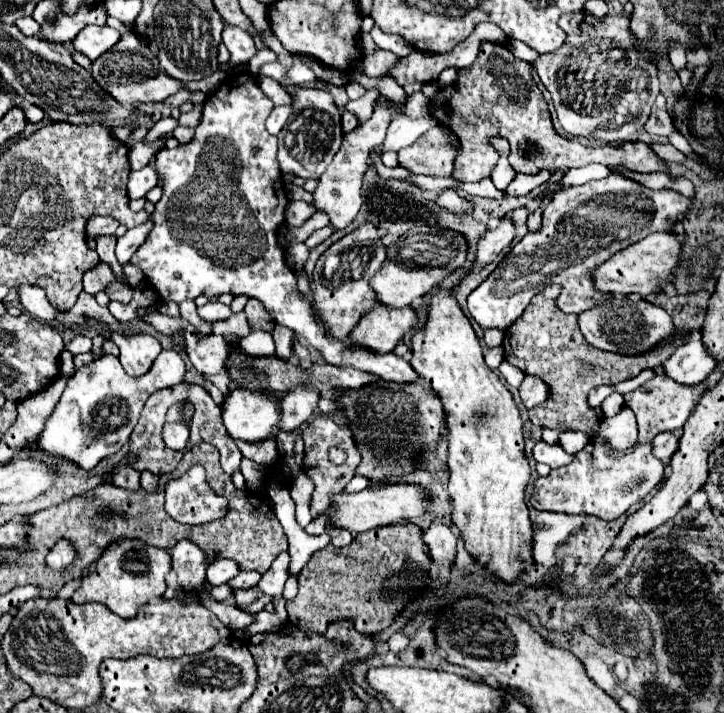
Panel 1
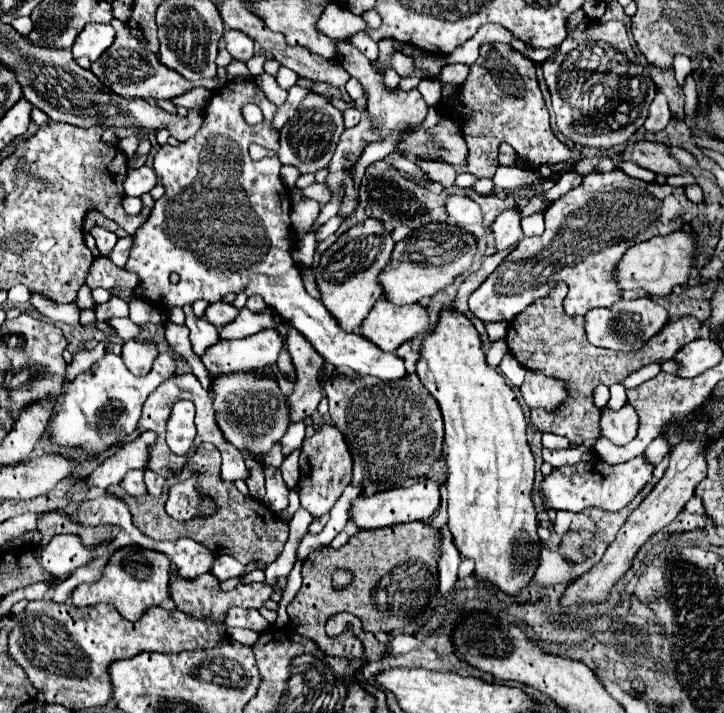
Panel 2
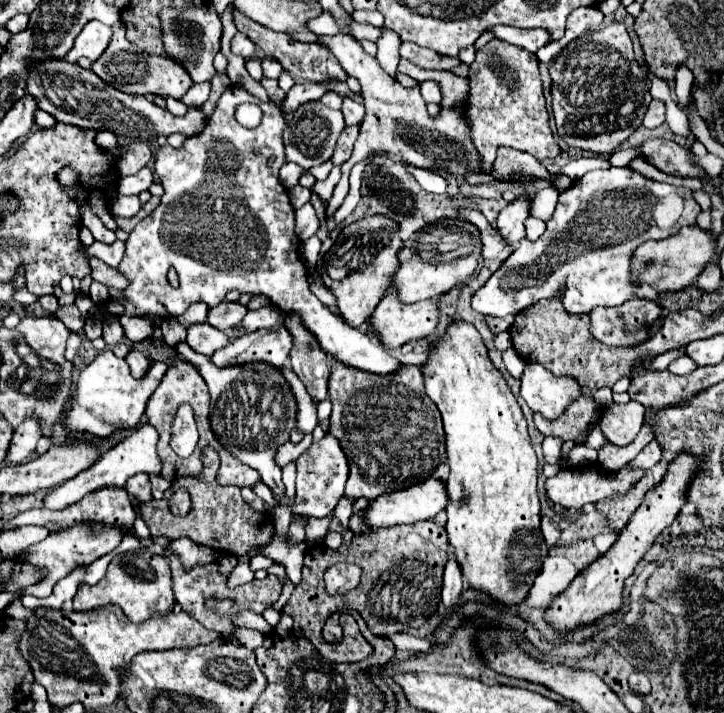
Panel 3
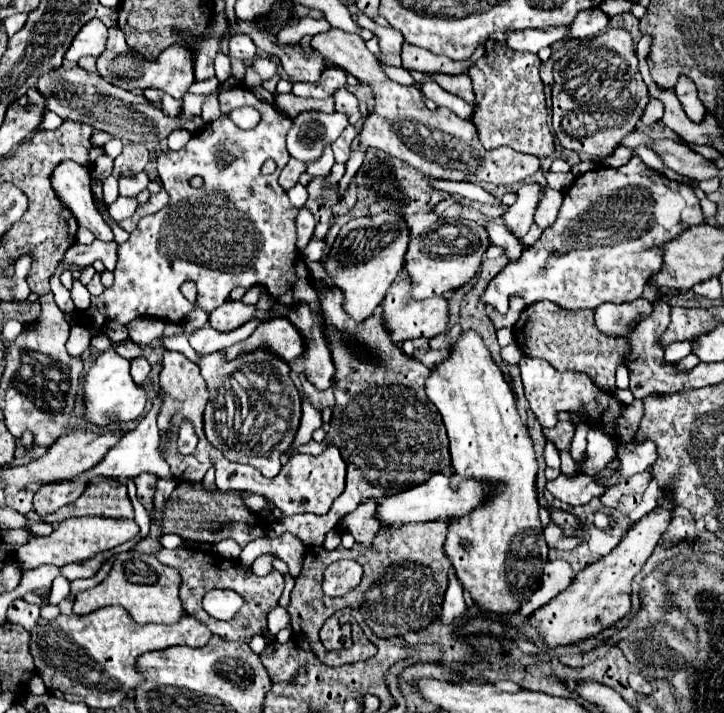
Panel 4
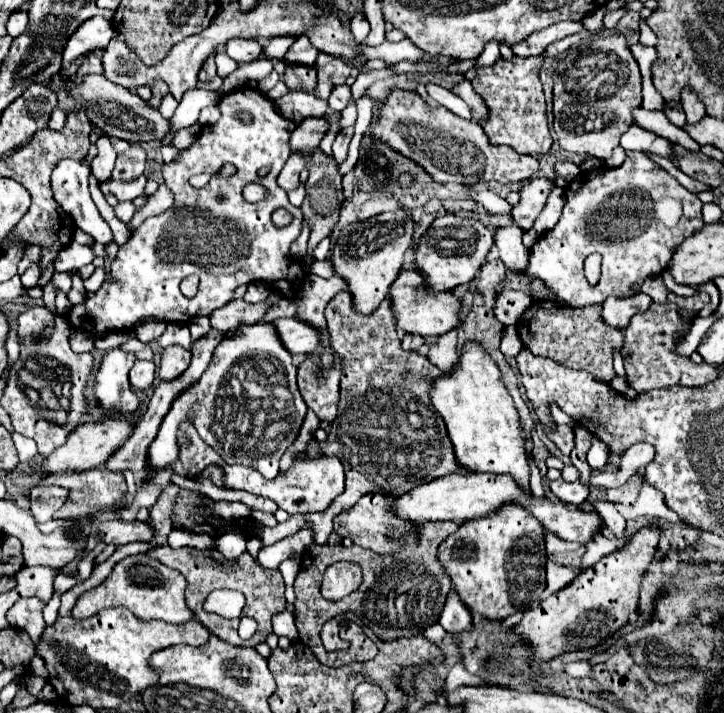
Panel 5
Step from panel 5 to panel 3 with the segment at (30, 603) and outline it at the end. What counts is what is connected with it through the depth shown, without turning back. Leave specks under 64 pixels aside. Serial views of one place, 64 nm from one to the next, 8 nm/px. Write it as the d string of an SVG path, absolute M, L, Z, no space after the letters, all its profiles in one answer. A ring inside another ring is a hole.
M14 600L14 602L8 606L8 616L10 616L10 618L16 618L16 620L28 622L28 620L34 616L34 610L32 610L32 608L26 608L20 600Z

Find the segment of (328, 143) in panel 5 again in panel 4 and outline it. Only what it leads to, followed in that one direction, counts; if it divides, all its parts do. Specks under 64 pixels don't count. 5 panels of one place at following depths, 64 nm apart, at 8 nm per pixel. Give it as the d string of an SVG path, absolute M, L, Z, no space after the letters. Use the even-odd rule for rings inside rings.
M331 146L324 148L324 154L317 161L307 165L307 173L311 176L325 176L330 173L332 166L335 163Z

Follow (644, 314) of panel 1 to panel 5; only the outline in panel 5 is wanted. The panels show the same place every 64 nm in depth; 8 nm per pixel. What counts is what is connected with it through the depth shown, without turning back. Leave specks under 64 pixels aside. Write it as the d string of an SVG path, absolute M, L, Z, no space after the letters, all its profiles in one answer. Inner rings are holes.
M638 292L634 296L626 296L626 298L610 296L604 302L602 316L604 316L606 324L610 324L614 328L626 328L630 316L648 310L650 304L652 304L652 298L648 294L644 294L644 292Z

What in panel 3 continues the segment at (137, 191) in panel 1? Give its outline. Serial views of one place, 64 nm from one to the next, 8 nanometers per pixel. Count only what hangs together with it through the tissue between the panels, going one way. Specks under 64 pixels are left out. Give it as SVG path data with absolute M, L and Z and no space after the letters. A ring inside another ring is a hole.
M142 168L140 172L132 174L132 176L126 176L126 178L120 178L118 180L118 192L120 194L140 194L142 190L148 190L150 184L152 184L154 176L148 168Z

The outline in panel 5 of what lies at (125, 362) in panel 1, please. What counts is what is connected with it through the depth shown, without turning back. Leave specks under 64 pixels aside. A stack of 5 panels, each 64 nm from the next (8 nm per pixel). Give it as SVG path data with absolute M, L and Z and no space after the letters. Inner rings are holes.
M140 360L134 364L134 368L130 370L130 384L132 388L136 390L146 390L152 386L154 382L154 362L146 362L146 360Z

